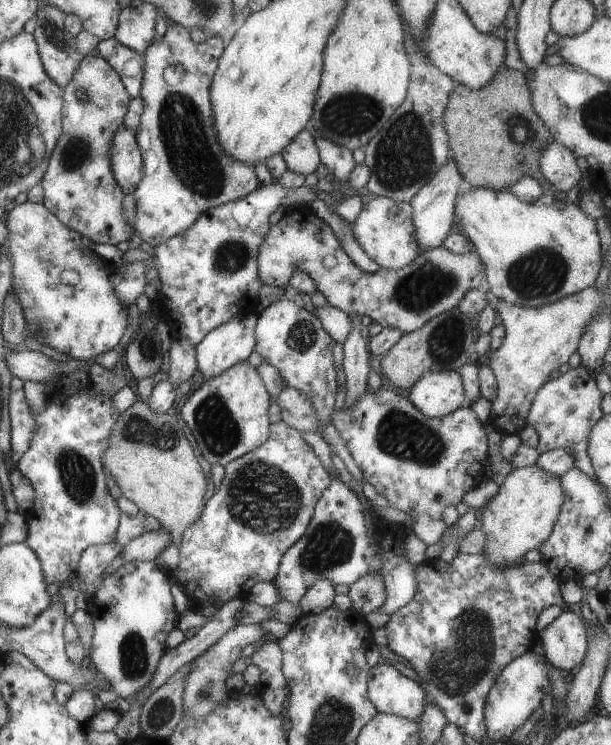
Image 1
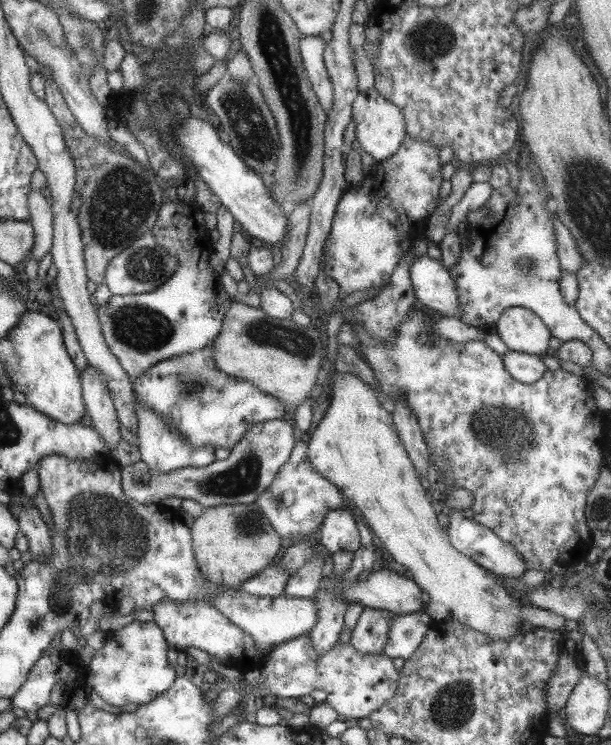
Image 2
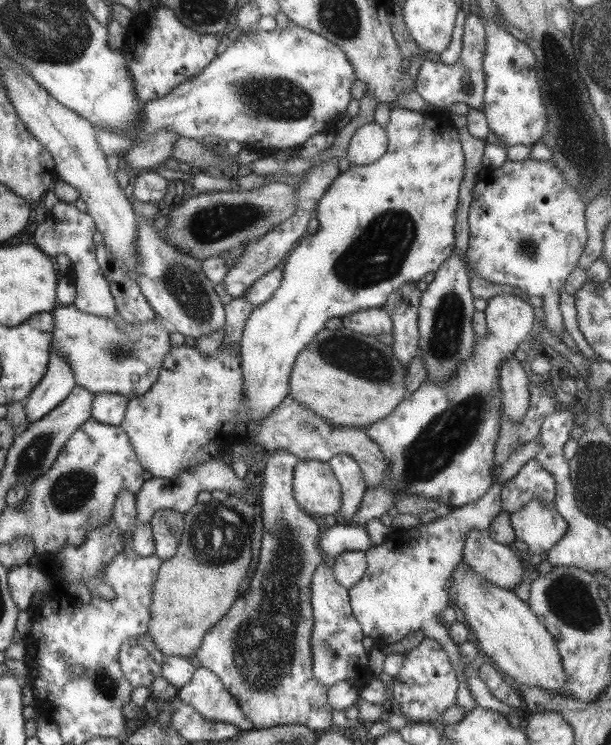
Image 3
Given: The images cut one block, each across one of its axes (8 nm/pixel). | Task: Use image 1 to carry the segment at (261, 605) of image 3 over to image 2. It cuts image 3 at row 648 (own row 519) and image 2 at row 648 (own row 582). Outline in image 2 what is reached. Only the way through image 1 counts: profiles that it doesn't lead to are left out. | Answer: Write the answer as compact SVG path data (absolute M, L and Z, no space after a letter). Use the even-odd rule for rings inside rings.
M162 600L154 605L154 622L164 631L169 646L176 647L178 651L185 651L188 647L194 647L210 656L217 658L222 664L236 668L242 675L252 669L260 669L264 652L260 652L255 645L255 640L232 624L226 616L223 616L216 608L202 600L188 600L177 602Z

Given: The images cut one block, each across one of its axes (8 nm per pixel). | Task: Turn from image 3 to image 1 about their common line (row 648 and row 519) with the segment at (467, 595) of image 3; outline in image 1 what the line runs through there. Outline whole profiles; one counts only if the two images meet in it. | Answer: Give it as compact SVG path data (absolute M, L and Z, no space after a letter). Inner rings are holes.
M536 464L515 467L499 486L499 491L487 502L482 514L481 529L487 538L483 554L497 567L503 569L525 561L526 552L538 549L551 536L565 501L559 478Z

